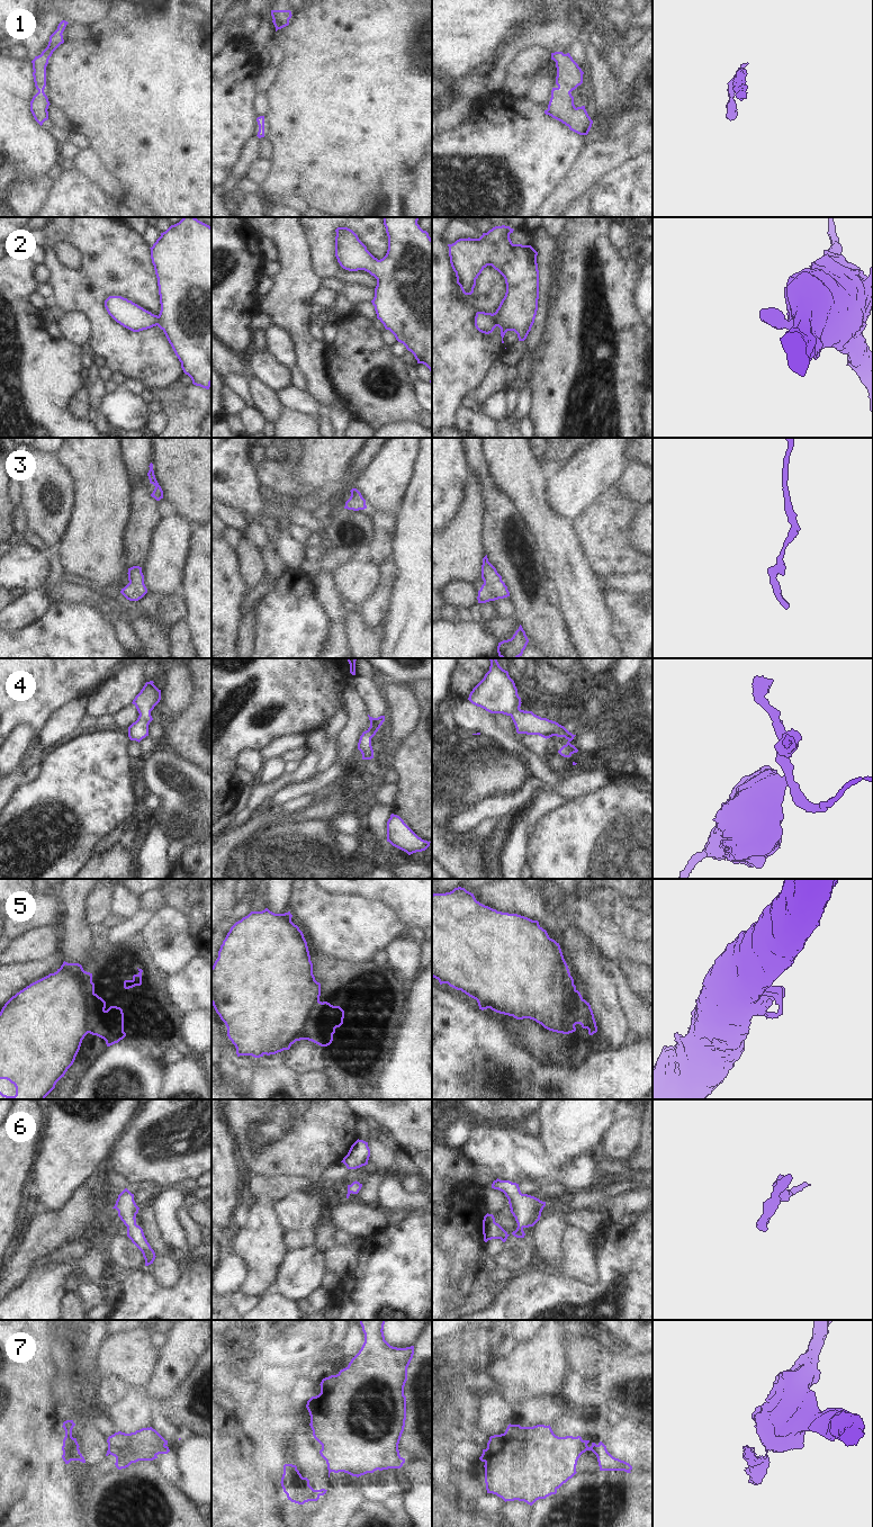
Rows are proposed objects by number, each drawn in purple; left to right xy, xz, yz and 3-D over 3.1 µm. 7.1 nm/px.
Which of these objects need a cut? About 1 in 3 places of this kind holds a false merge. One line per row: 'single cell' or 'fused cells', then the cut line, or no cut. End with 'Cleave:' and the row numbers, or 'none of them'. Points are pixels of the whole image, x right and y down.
1: single cell | no cut
2: single cell | no cut
3: single cell | no cut
4: single cell | no cut
5: single cell | no cut
6: single cell | no cut
7: fused cells | yz (582, 1439), (579, 1454)
Cleave: 7

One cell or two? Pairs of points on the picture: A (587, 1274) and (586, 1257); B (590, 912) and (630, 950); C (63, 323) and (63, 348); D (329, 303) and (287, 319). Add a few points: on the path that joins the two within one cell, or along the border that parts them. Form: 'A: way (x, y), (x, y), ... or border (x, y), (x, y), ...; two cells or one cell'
A: way (586, 1269), (586, 1261); one cell
B: way (597, 922), (620, 944); one cell
C: border (61, 335), (79, 347); two cells
D: border (321, 286), (311, 298); two cells

